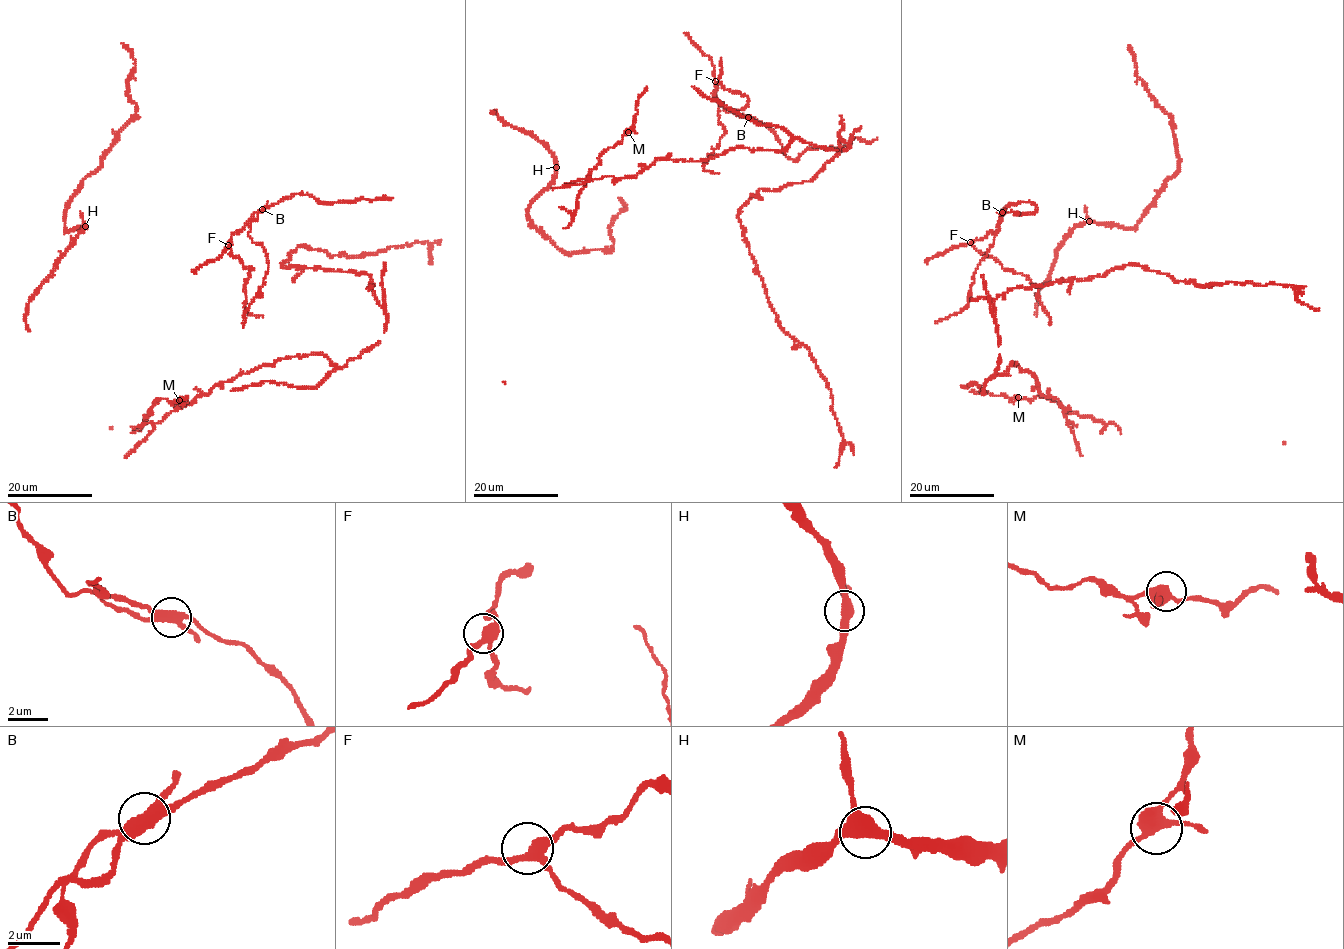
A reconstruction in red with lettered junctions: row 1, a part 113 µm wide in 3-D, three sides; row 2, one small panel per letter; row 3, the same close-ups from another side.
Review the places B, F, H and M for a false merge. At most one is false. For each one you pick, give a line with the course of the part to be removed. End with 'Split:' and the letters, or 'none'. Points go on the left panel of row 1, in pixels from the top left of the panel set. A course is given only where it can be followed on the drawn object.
B: course (263, 210), (249, 220), (248, 236), (262, 244), (269, 266), (263, 285), (244, 314), (243, 328)
Split: B

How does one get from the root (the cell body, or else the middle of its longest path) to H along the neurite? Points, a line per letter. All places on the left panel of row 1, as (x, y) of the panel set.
H: (43, 281), (85, 226)

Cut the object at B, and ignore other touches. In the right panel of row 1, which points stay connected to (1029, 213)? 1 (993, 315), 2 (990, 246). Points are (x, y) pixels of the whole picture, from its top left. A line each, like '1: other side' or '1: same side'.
1: same side
2: other side

